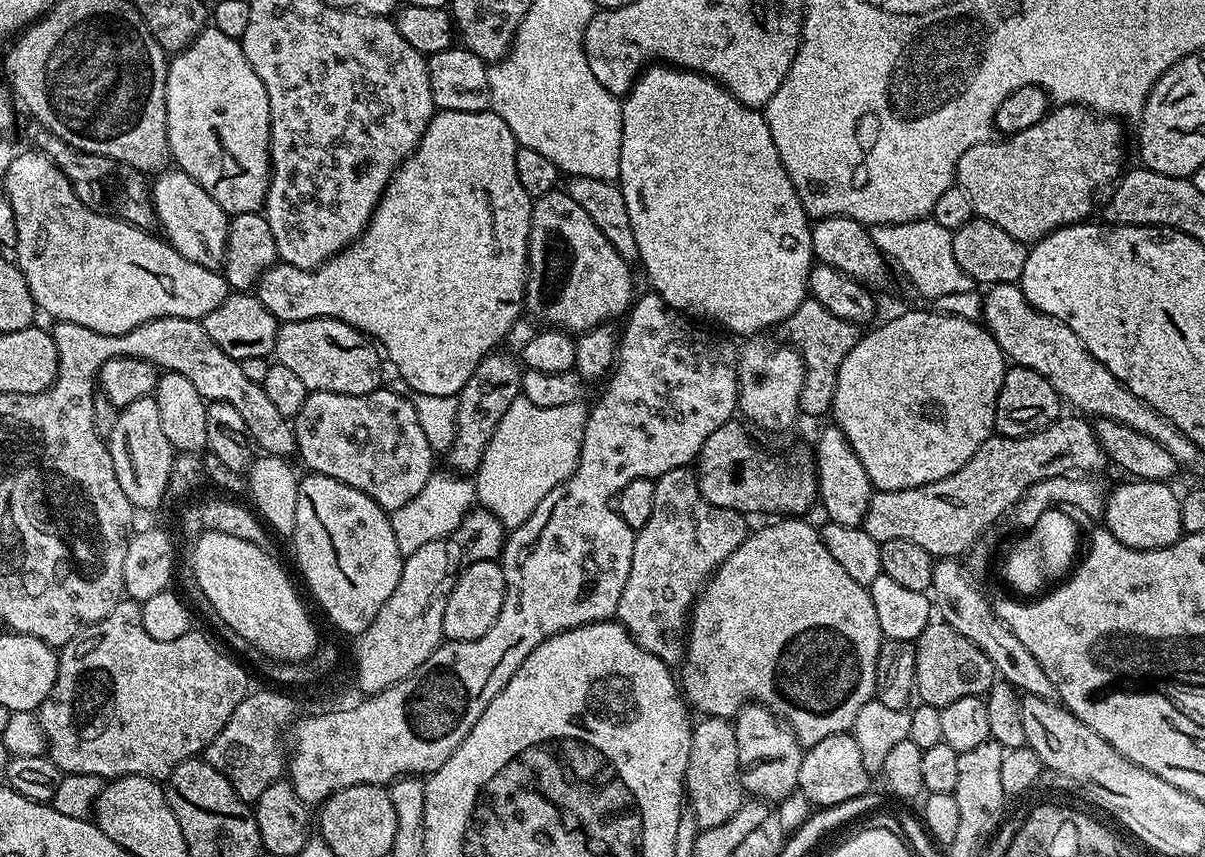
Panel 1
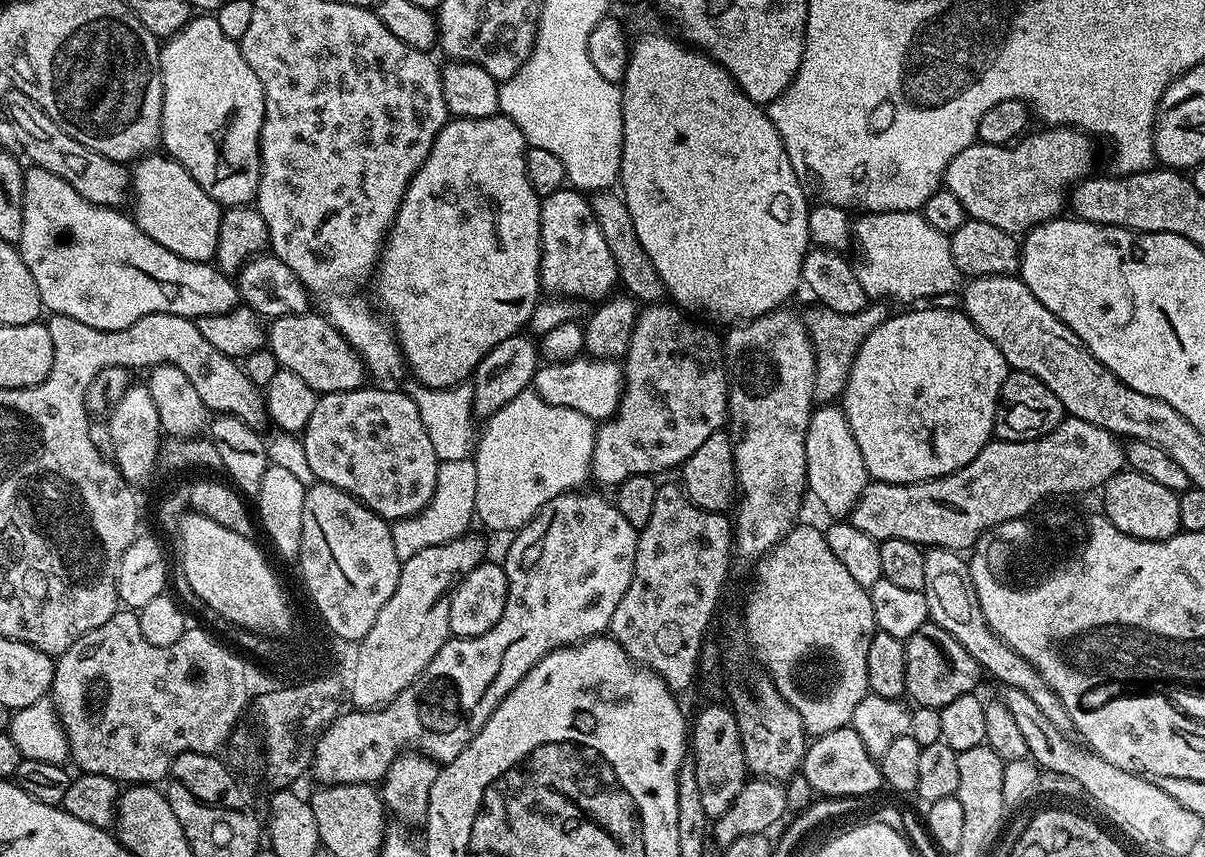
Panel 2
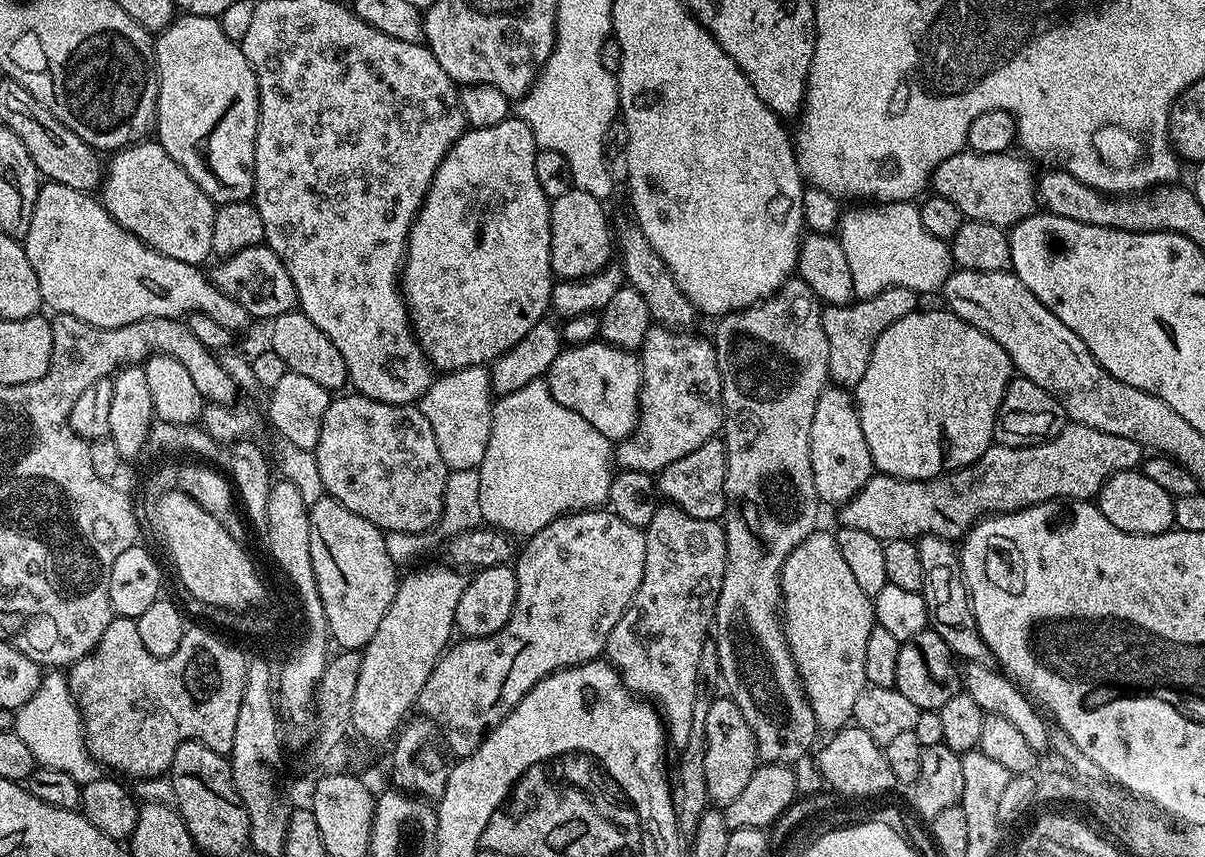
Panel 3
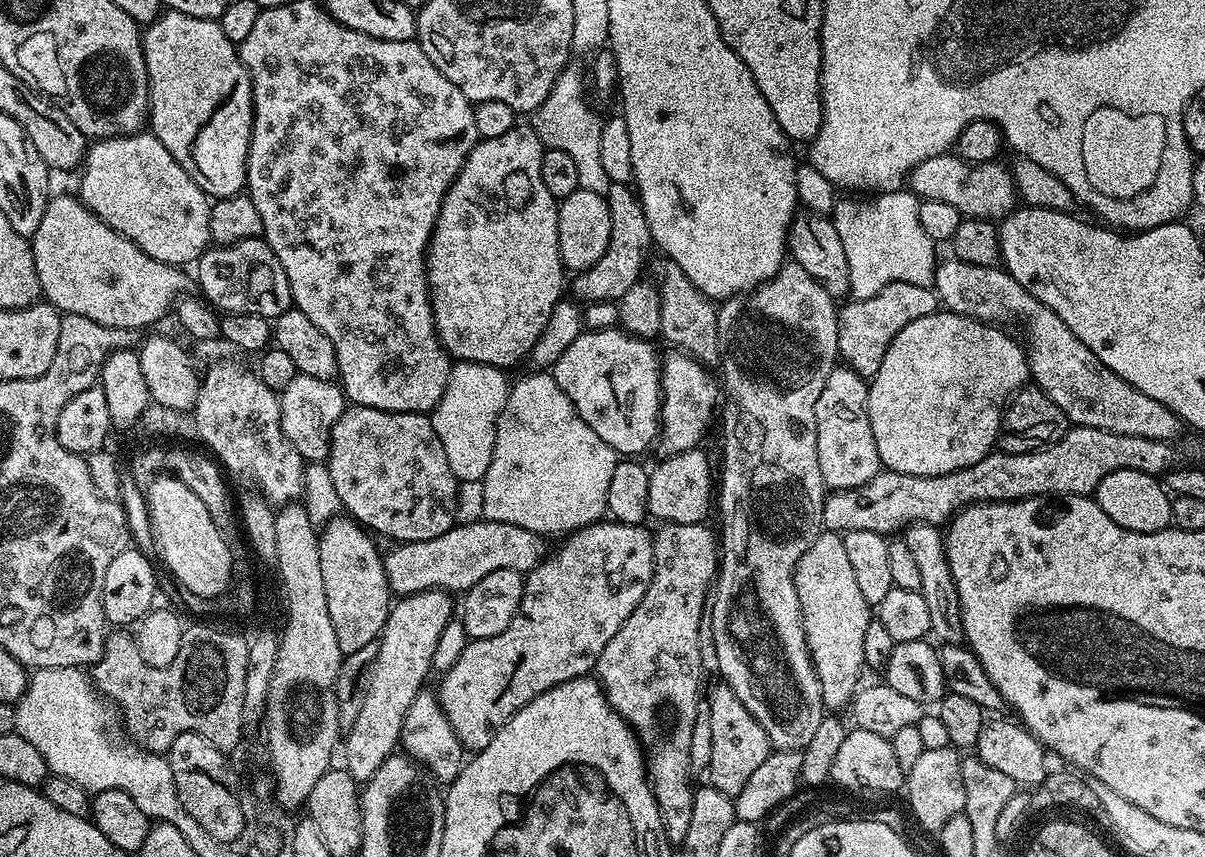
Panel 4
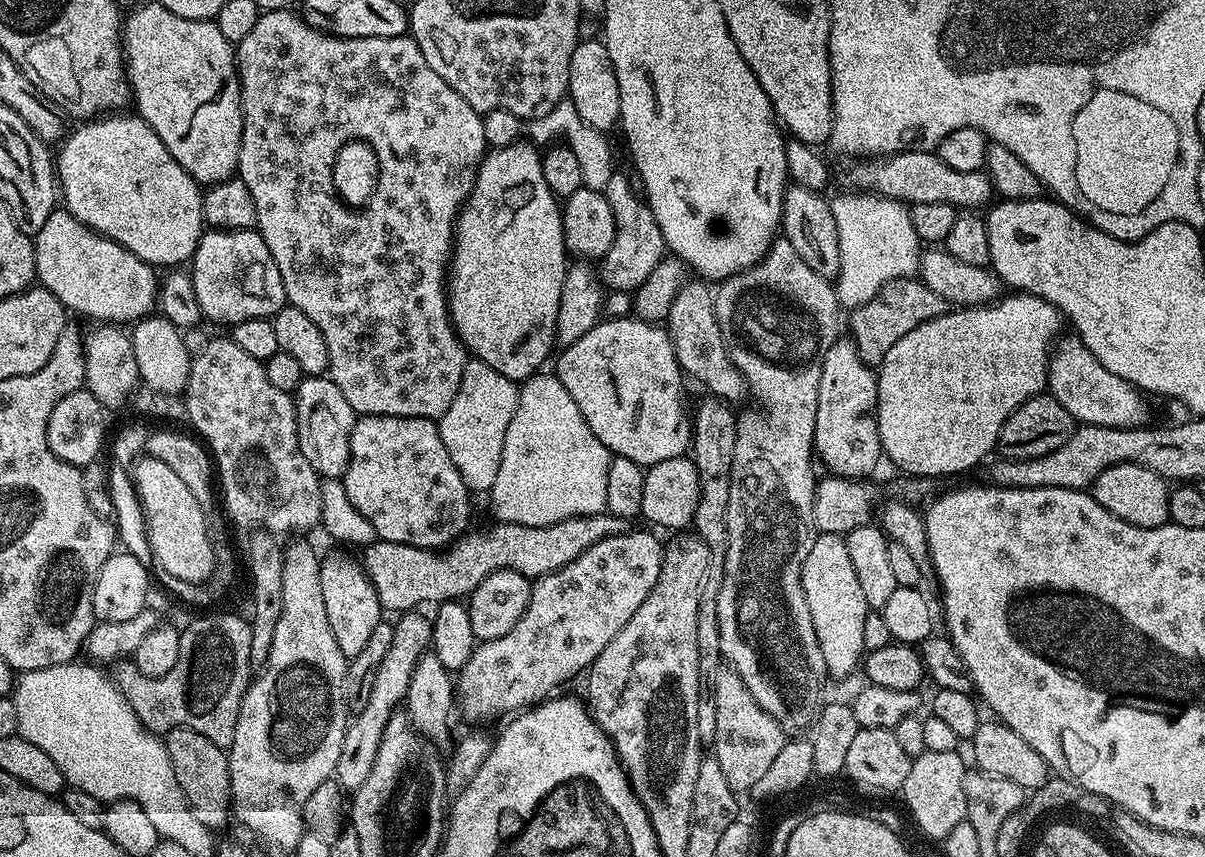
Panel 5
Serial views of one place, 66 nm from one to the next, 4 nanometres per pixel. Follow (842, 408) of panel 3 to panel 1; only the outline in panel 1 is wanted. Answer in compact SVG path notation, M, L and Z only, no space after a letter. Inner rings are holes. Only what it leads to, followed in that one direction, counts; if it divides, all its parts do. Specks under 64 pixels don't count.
M835 426L824 428L814 447L816 458L816 483L818 485L818 504L824 507L829 521L838 526L861 527L866 518L866 510L872 501L873 487L866 470L862 470L862 462L858 462L858 454L850 446L850 442Z

